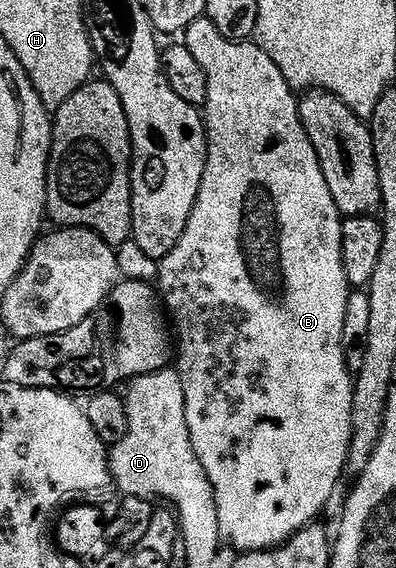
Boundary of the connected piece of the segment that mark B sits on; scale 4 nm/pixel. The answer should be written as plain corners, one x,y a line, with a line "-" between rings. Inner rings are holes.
207,16
194,20
194,24
188,26
182,35
182,45
193,54
198,64
202,64
206,72
208,99
202,107
202,117
208,135
208,159
194,212
190,212
190,220
186,224
186,232
182,232
182,240
178,240
175,248
165,258
159,259
158,294
174,327
175,337
176,334
180,337
180,347
177,345
174,350
174,369
180,373
182,380
190,444
214,492
220,538
225,543
228,541
236,552
271,550
319,519
316,517
331,500
332,493
335,492
340,477
346,474
348,465
348,448
352,439
354,374
344,359
344,325
350,285
343,264
342,215
334,204
334,196
330,196
326,176
322,176
314,144
308,139
308,134
300,123
300,103
297,95
286,76
282,76
278,64
274,64
274,60
270,60
270,56
266,56
266,52
255,41
226,40

